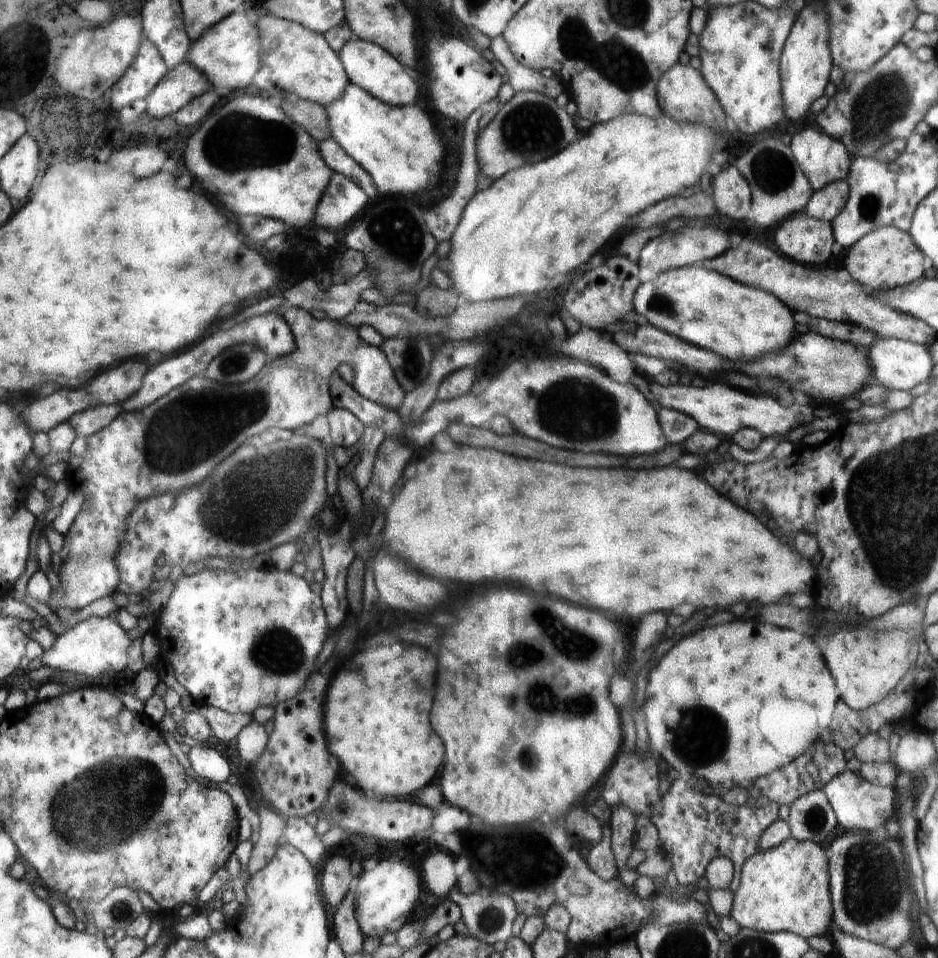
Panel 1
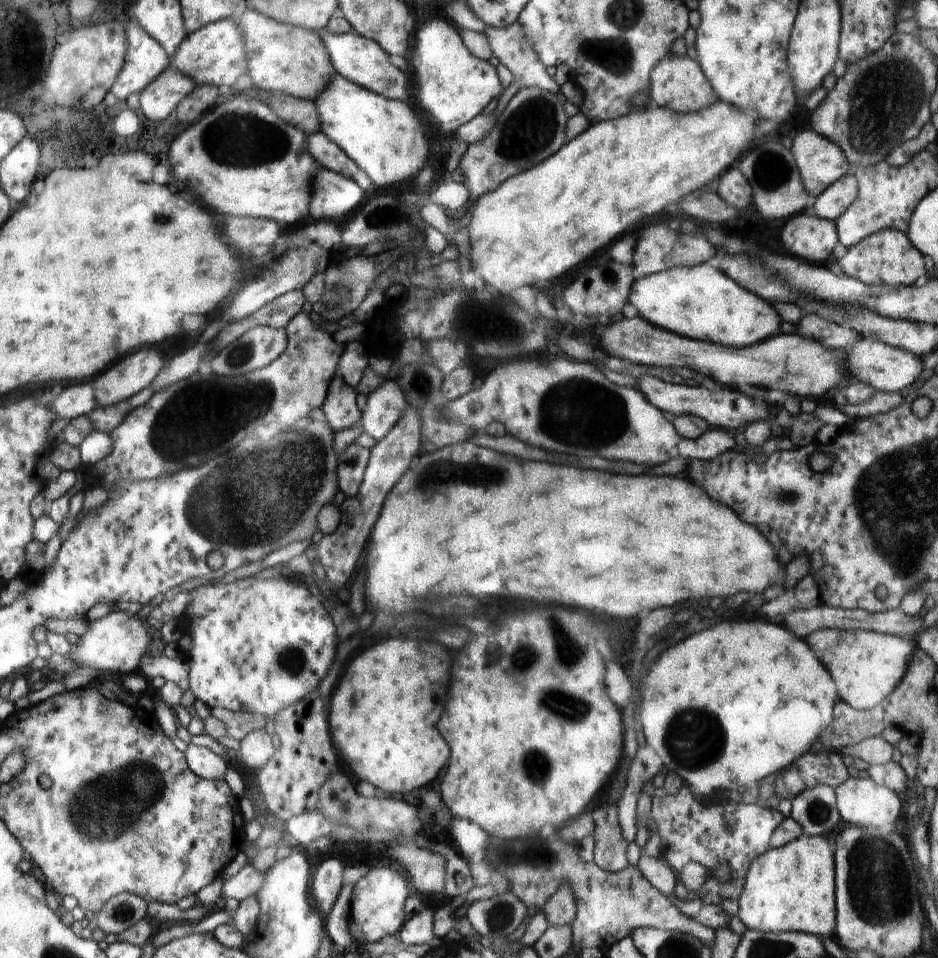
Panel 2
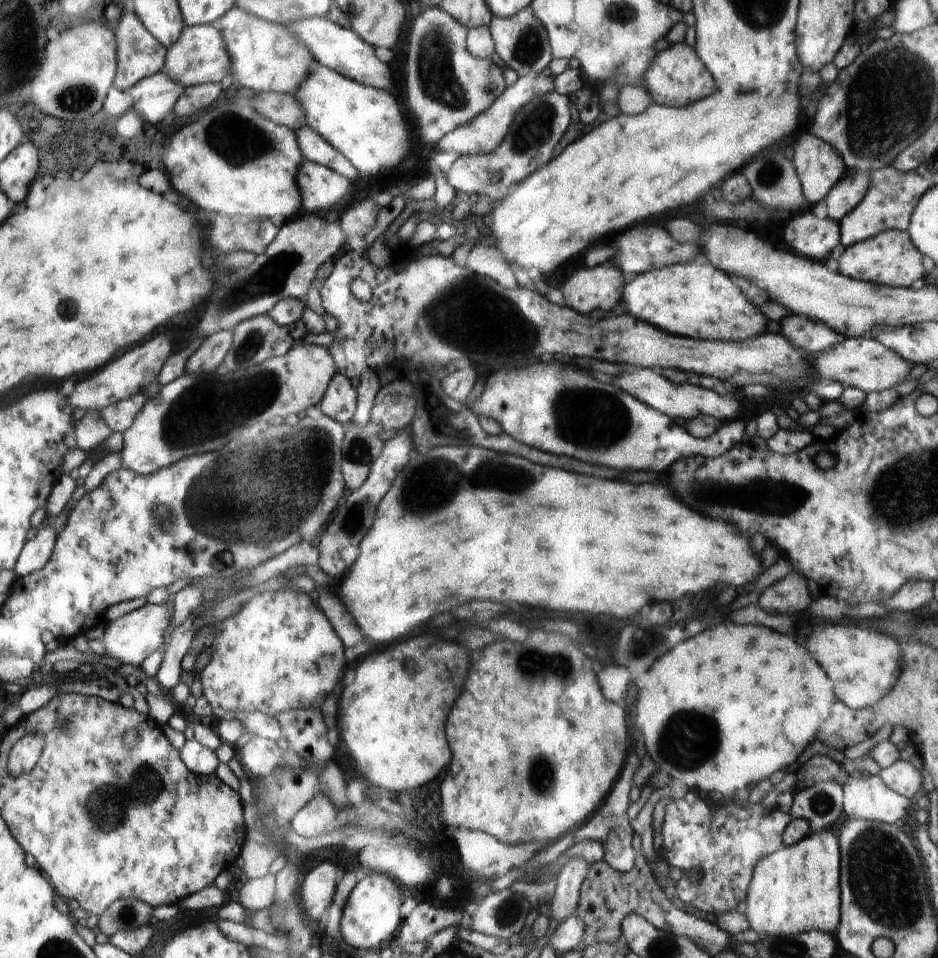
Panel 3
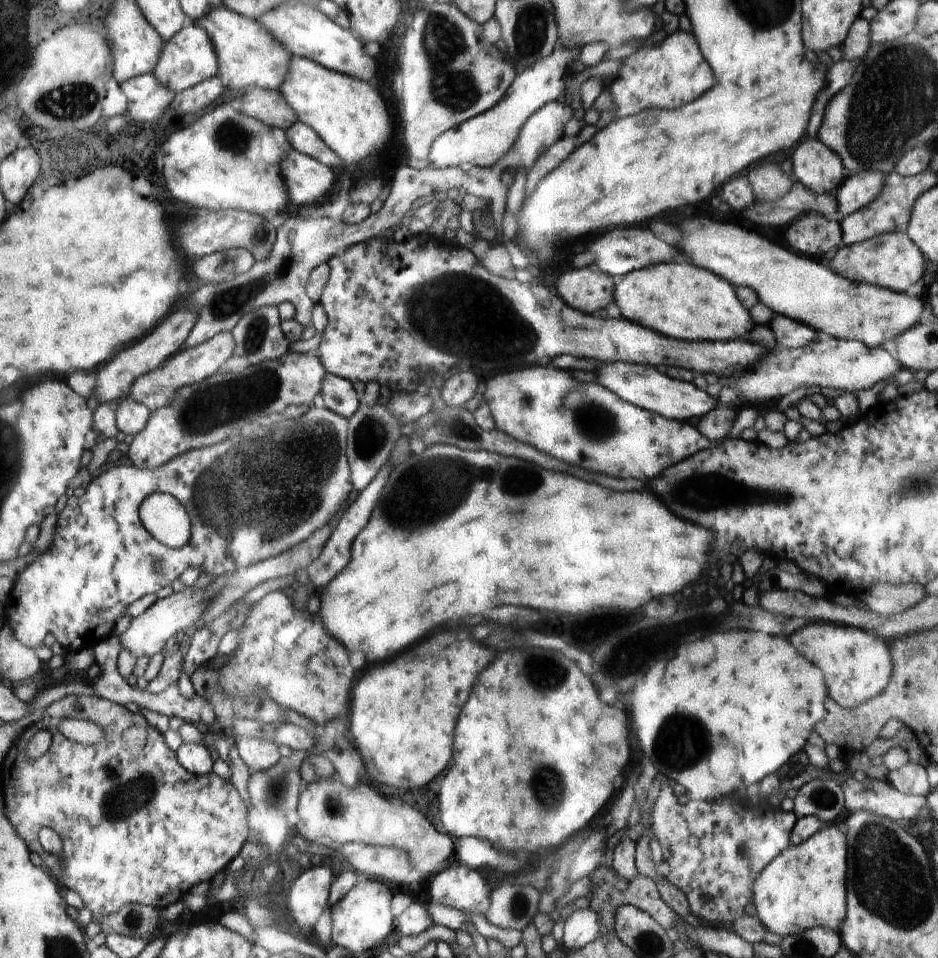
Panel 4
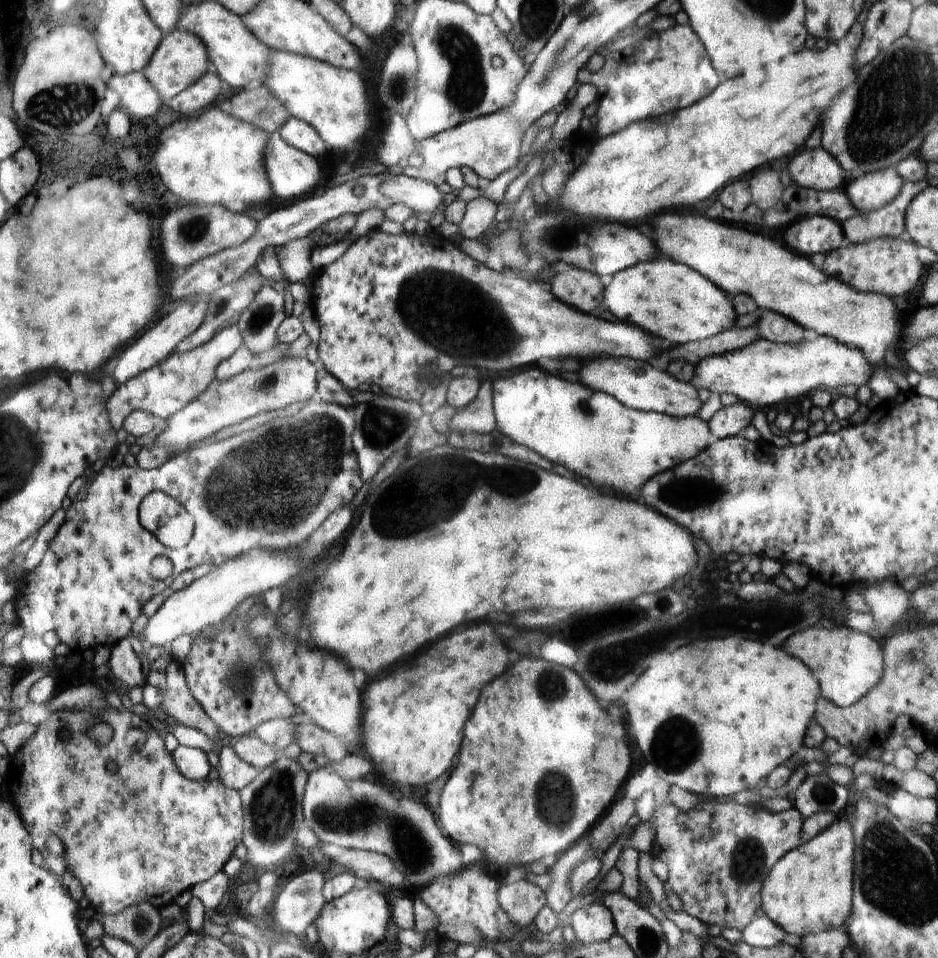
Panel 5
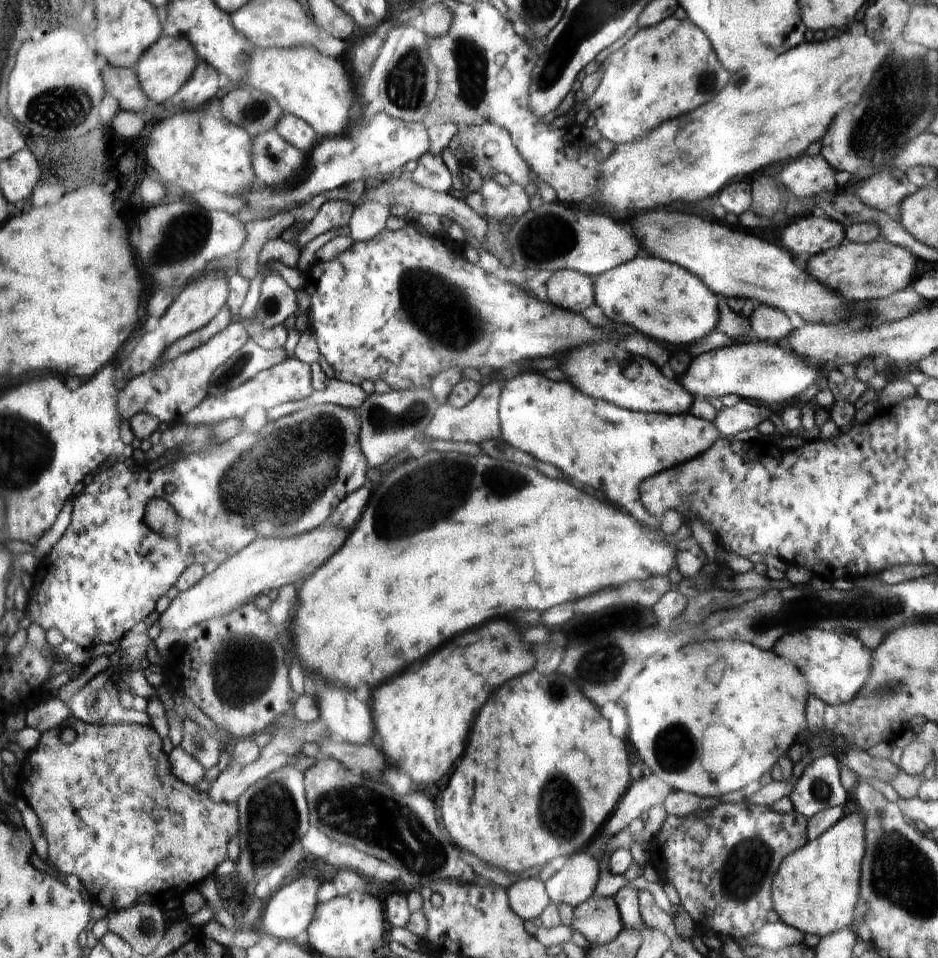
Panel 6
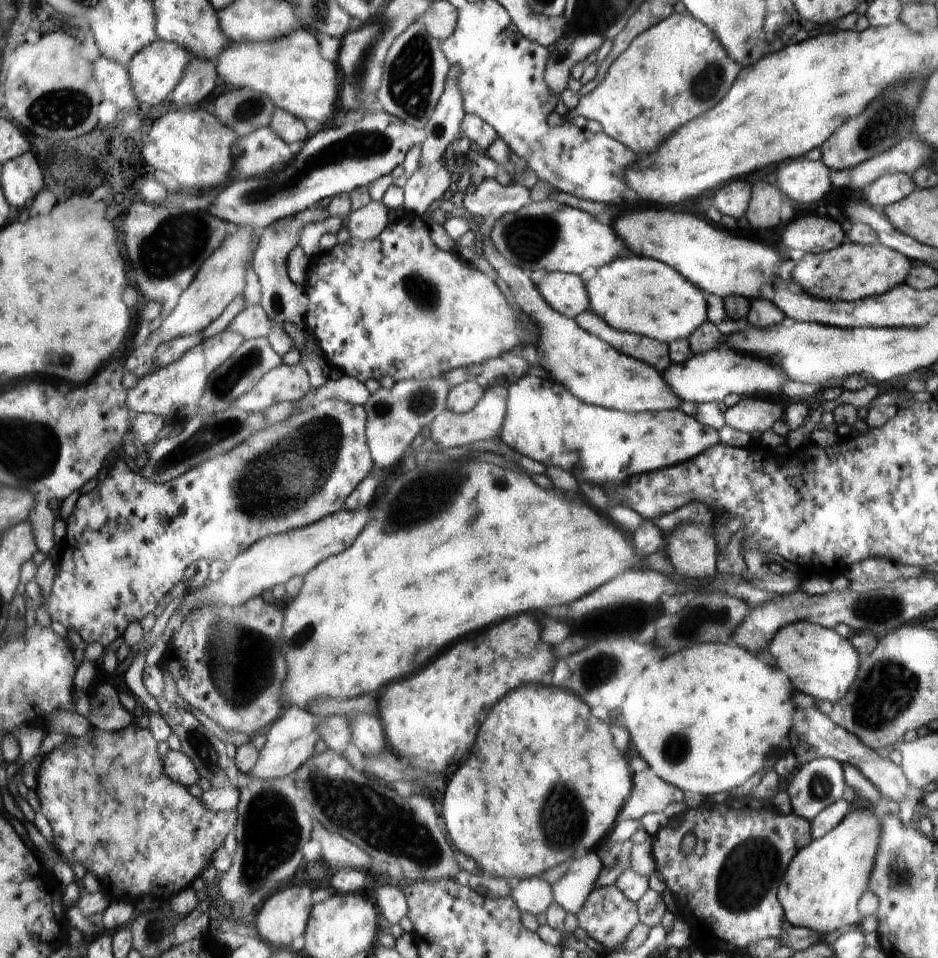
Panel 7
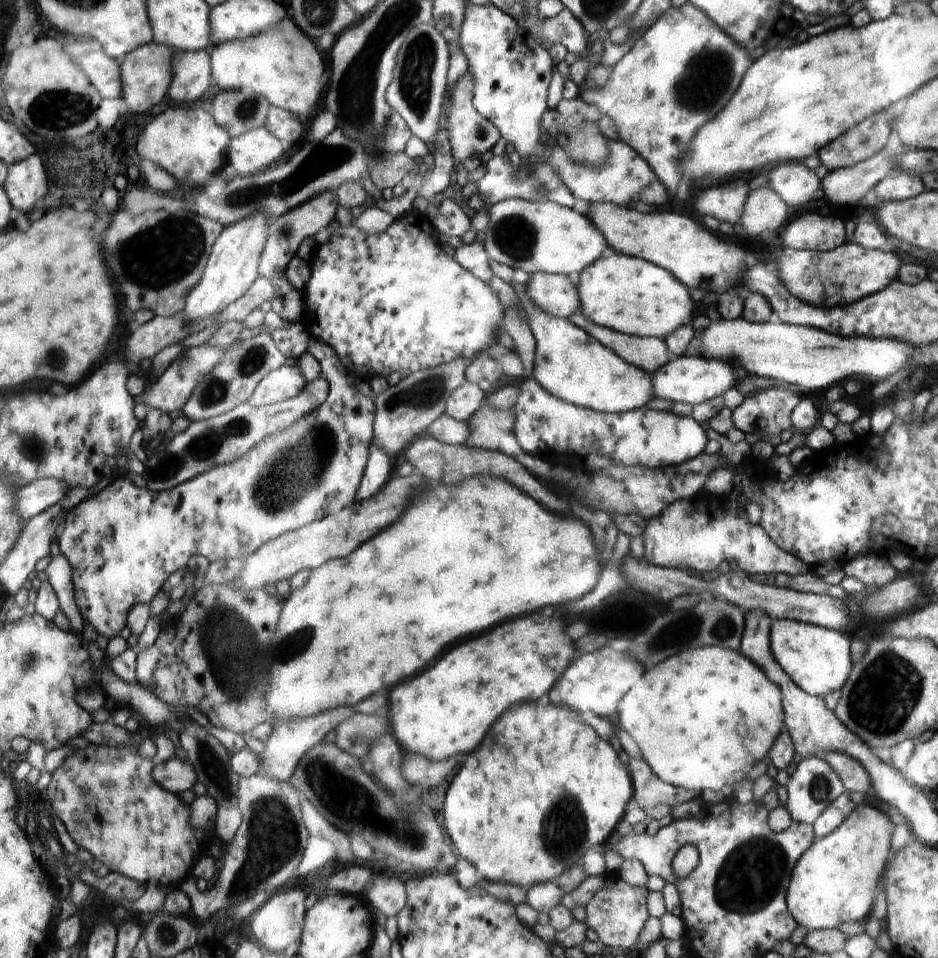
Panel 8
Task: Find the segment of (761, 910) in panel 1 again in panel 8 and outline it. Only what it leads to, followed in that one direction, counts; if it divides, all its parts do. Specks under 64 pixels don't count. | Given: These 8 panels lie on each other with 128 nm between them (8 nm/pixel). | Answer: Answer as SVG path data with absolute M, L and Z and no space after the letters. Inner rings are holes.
M843 792L814 824L816 844L812 845L812 852L800 860L800 868L796 868L796 876L792 876L787 892L787 907L795 920L800 920L800 926L803 931L813 931L814 929L834 929L836 924L844 922L862 921L864 914L868 916L874 904L874 892L876 886L882 878L882 872L888 862L890 854L890 838L892 838L892 822L886 814L880 810L866 806L866 802L854 808L854 802L850 800L848 792Z

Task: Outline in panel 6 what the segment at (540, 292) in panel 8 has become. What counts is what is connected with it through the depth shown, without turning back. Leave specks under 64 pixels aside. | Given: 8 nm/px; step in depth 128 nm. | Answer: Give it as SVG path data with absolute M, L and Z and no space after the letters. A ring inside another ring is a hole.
M562 269L547 280L547 300L556 308L581 314L594 305L595 282L584 273Z

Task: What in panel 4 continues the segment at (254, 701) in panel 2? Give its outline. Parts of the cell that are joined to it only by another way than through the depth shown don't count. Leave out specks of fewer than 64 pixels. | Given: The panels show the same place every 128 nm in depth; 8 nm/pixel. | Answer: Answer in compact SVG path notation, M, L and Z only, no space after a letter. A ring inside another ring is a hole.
M272 591L261 598L256 605L250 607L248 618L242 626L243 634L239 649L228 659L221 660L220 682L223 689L234 698L245 697L252 689L258 687L283 707L314 721L321 730L327 722L334 720L334 716L338 716L344 710L350 696L354 670L348 662L346 648L325 631L321 618L306 620L306 615L306 612L298 612L292 608L292 602L284 591Z

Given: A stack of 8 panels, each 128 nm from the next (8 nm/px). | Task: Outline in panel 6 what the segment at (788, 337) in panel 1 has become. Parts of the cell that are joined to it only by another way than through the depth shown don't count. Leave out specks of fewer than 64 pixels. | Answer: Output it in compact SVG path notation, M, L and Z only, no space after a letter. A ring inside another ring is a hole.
M636 256L620 268L611 268L596 277L596 304L611 323L632 324L644 336L666 342L666 346L684 349L706 336L718 322L718 300L702 284L702 280L688 270L654 256Z

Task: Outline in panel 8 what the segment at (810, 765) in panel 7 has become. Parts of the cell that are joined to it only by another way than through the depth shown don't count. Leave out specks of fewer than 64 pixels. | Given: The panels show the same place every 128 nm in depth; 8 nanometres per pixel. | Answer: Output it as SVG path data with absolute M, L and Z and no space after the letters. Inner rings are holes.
M810 755L798 759L790 771L789 783L786 786L786 808L794 821L799 823L814 824L815 820L839 798L844 792L843 781L824 759Z

